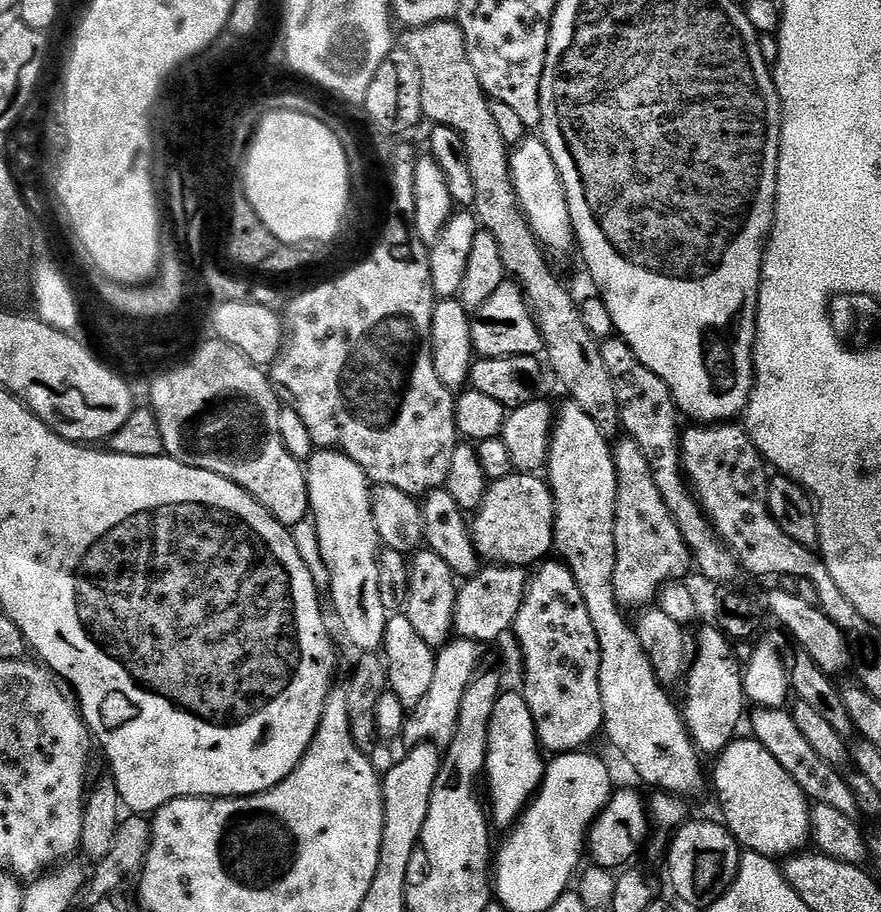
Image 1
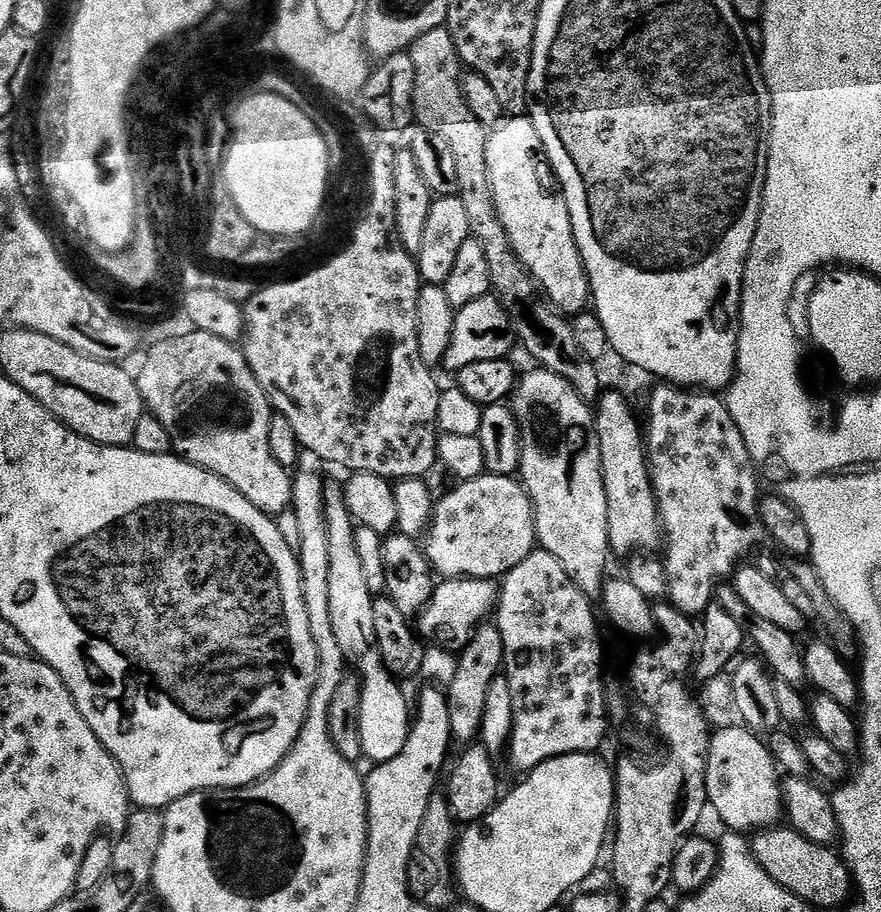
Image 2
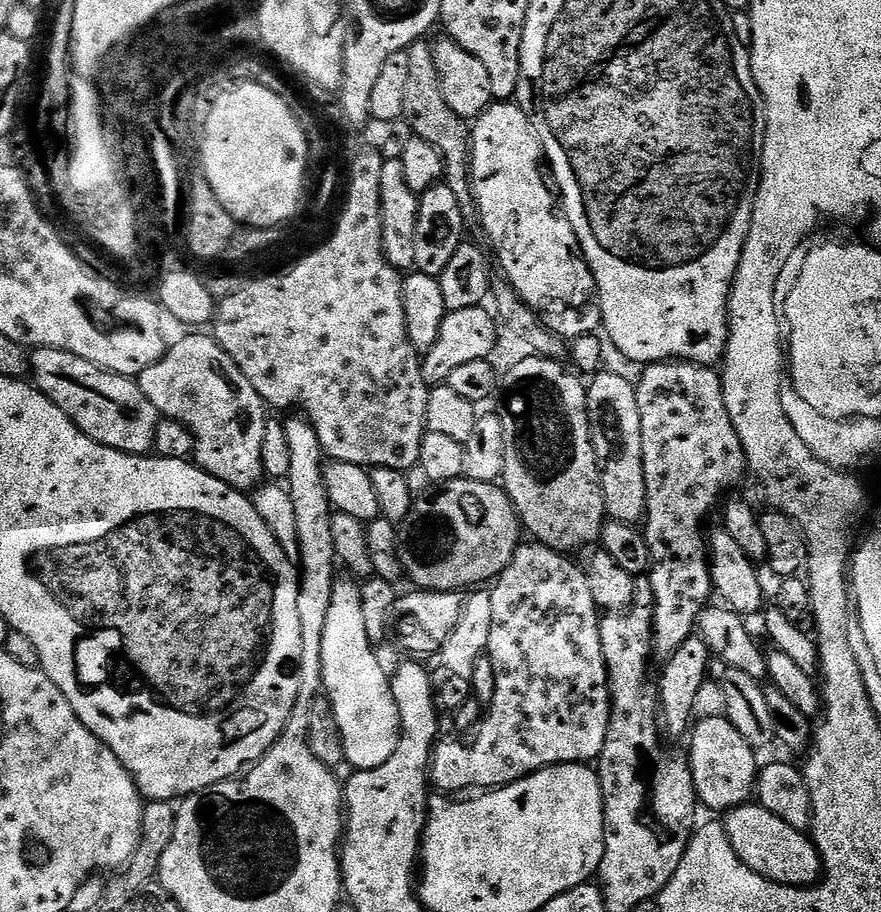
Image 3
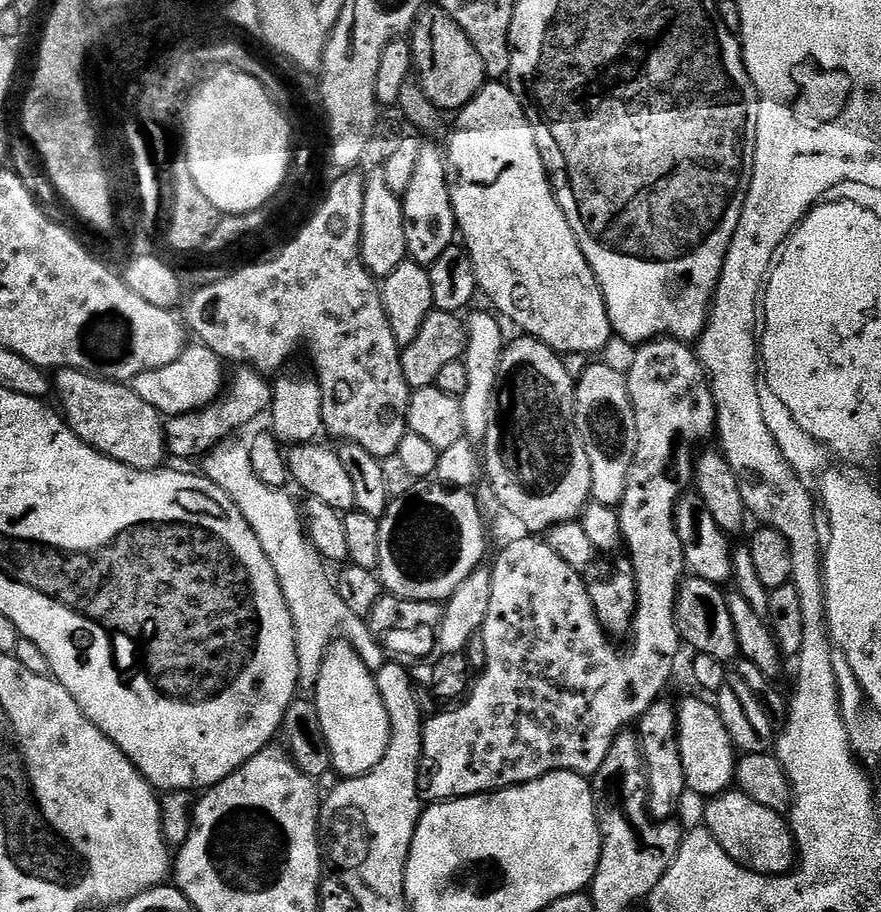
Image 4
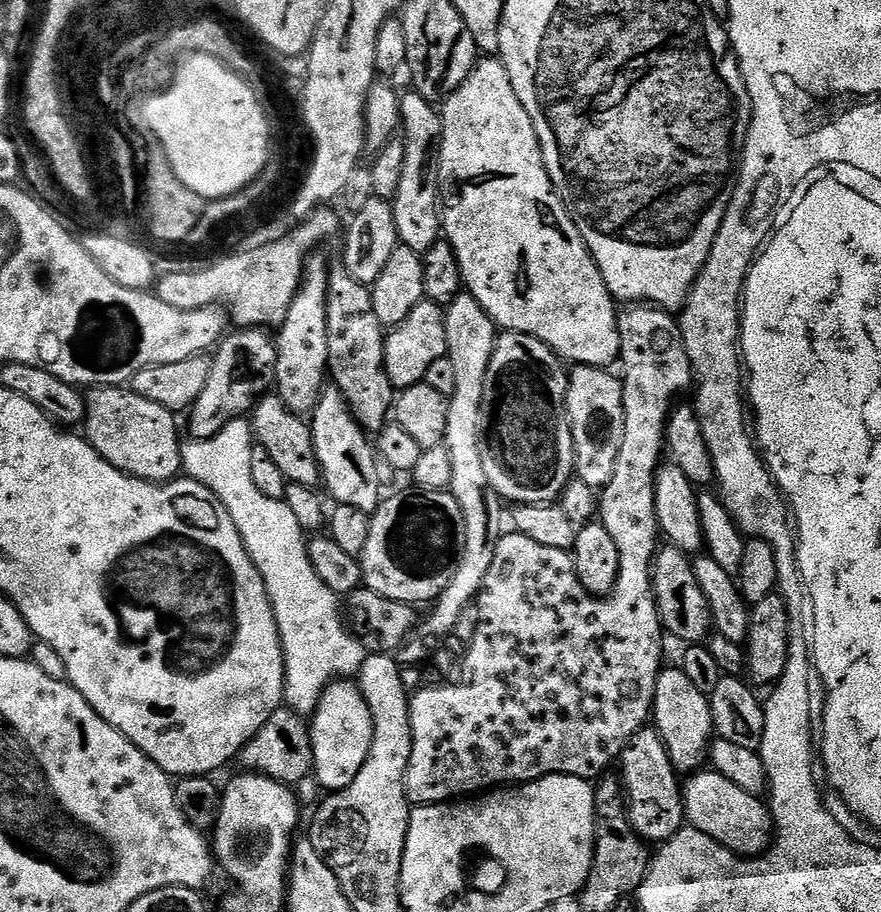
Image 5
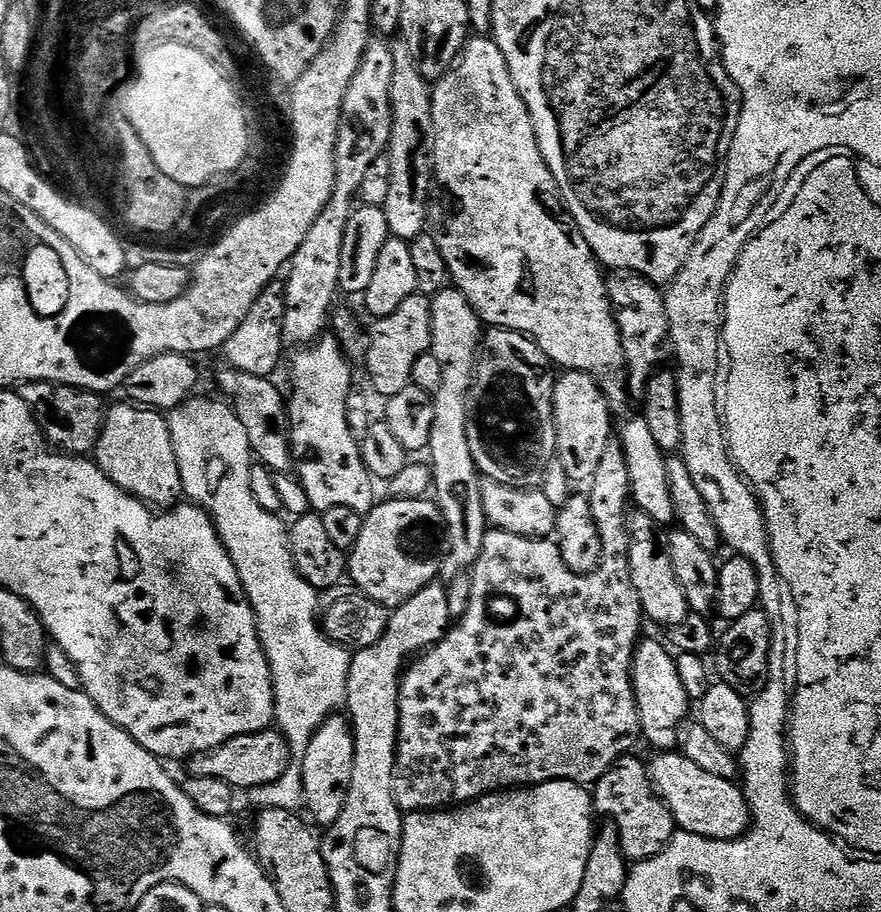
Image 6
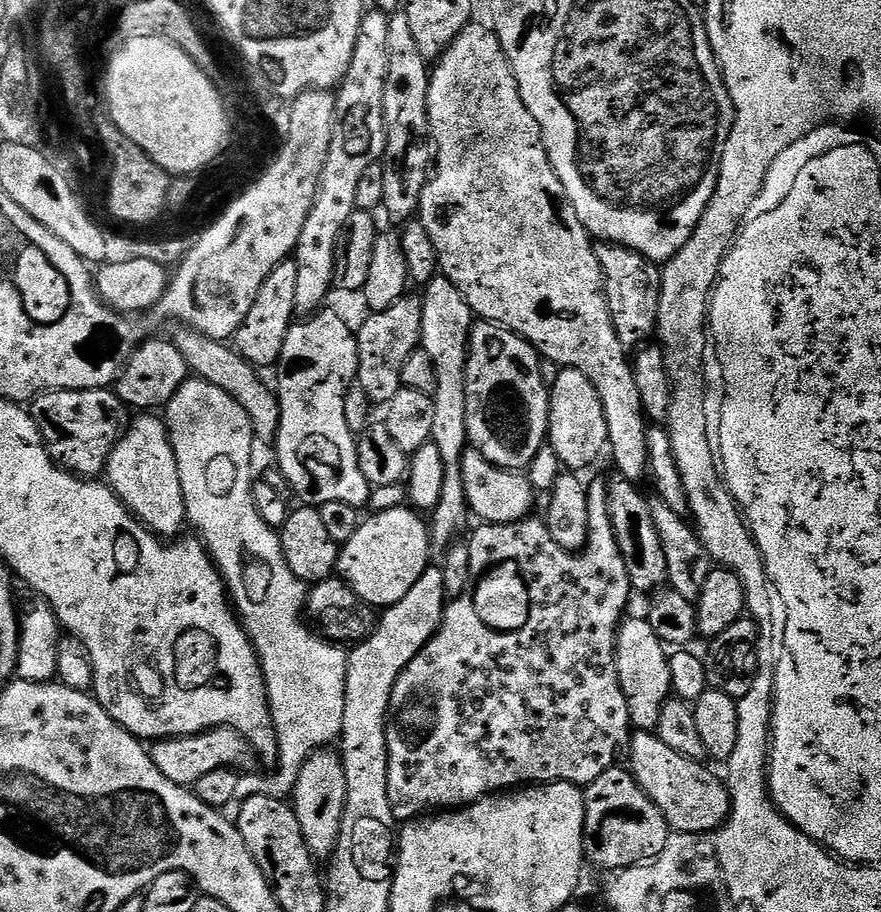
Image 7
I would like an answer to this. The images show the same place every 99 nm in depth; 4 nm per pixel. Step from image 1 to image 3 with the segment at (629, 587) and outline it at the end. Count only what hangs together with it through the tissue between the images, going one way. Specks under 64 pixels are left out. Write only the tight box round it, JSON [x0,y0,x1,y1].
[586,370,648,525]

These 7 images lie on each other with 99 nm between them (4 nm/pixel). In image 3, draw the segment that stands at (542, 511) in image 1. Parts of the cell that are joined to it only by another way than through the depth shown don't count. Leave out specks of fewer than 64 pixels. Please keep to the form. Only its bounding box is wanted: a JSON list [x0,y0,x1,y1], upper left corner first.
[396,478,522,592]

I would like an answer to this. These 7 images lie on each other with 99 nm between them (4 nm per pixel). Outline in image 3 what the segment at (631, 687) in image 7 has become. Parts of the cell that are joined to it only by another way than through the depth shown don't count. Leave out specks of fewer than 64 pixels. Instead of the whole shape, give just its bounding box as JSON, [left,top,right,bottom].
[687,715,758,814]

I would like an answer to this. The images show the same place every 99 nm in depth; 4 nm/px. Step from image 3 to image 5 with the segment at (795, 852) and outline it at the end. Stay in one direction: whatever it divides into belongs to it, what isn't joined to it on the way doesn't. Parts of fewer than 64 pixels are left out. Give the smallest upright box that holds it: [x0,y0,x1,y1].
[682,770,774,858]

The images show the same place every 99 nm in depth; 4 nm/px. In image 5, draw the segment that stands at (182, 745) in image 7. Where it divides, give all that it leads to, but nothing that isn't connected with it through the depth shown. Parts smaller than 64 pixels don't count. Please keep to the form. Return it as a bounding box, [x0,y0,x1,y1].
[238,706,314,786]

